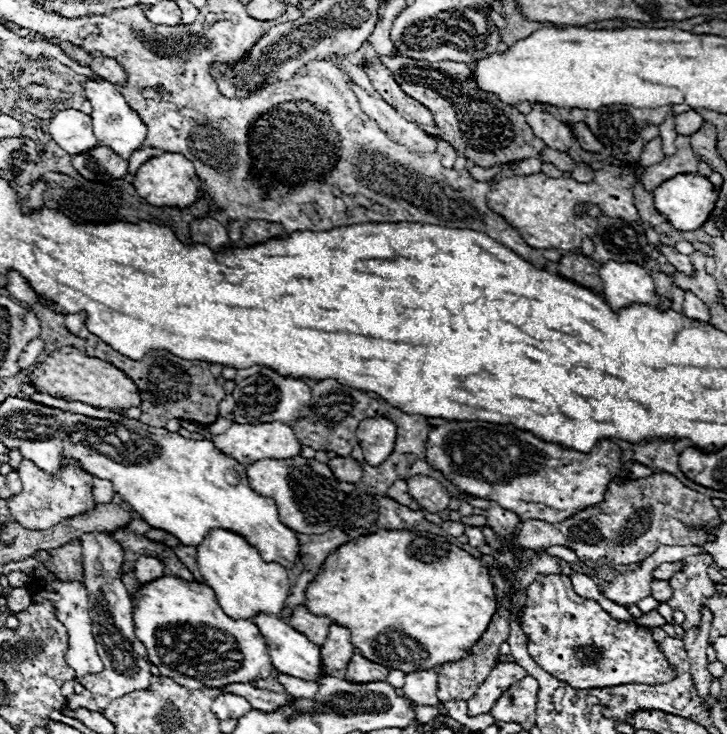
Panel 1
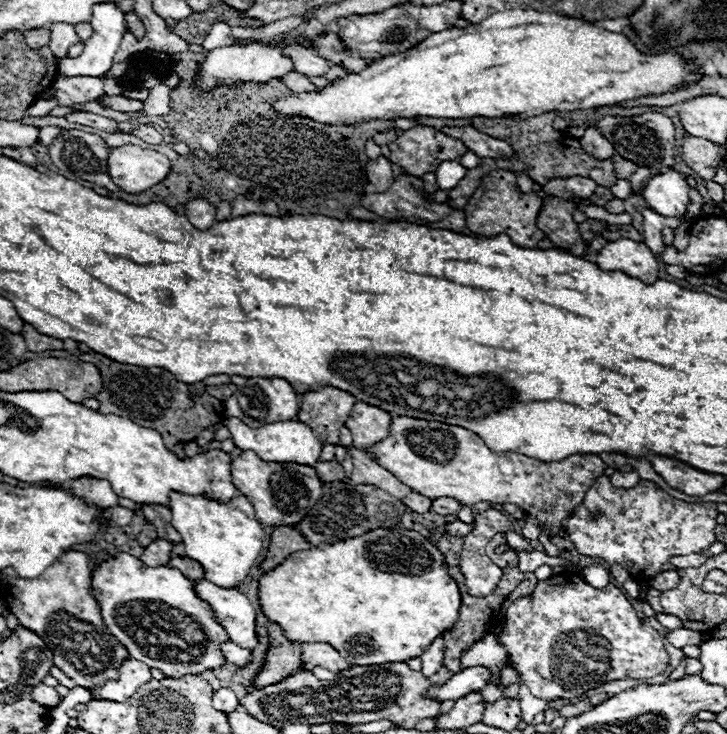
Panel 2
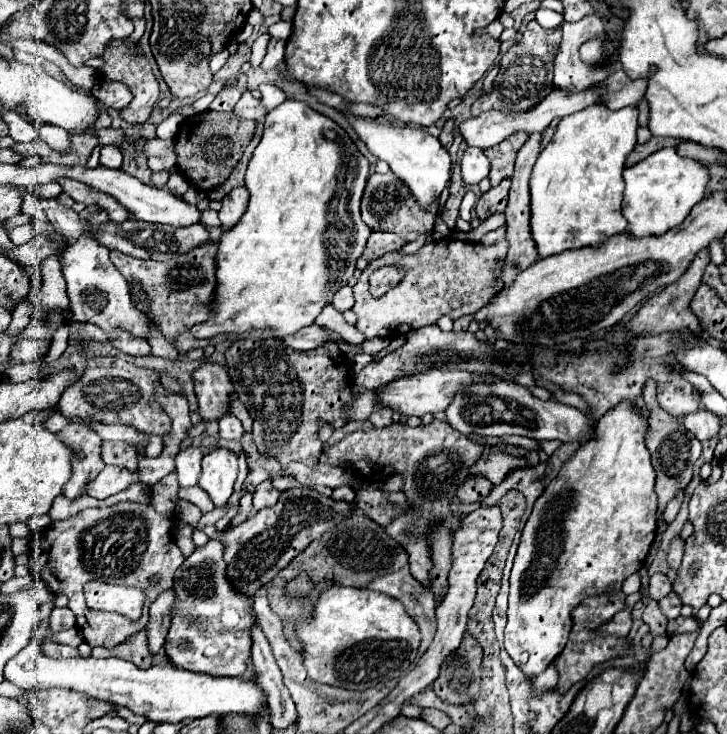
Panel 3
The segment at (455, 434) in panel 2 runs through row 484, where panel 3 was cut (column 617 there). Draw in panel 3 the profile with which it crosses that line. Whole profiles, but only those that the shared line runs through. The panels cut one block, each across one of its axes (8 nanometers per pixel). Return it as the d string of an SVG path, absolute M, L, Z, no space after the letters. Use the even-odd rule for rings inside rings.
M622 402L622 406L616 406L614 410L606 412L598 422L596 422L596 438L590 442L584 442L578 452L574 454L574 458L570 458L570 462L564 462L558 478L554 478L554 482L550 482L550 486L546 486L544 494L536 500L534 510L522 530L522 538L520 538L520 546L514 558L514 568L510 574L510 604L508 604L508 624L504 630L504 648L510 654L510 658L514 660L514 664L522 670L524 676L528 678L536 678L540 672L544 672L550 662L564 650L566 642L568 642L568 634L572 630L572 618L570 612L588 596L594 594L602 594L604 590L620 590L622 582L638 572L648 556L648 550L654 542L656 536L656 492L654 492L654 468L650 462L650 452L646 452L644 446L644 434L646 434L646 426L648 422L644 418L640 418L640 410L632 408L628 402Z

